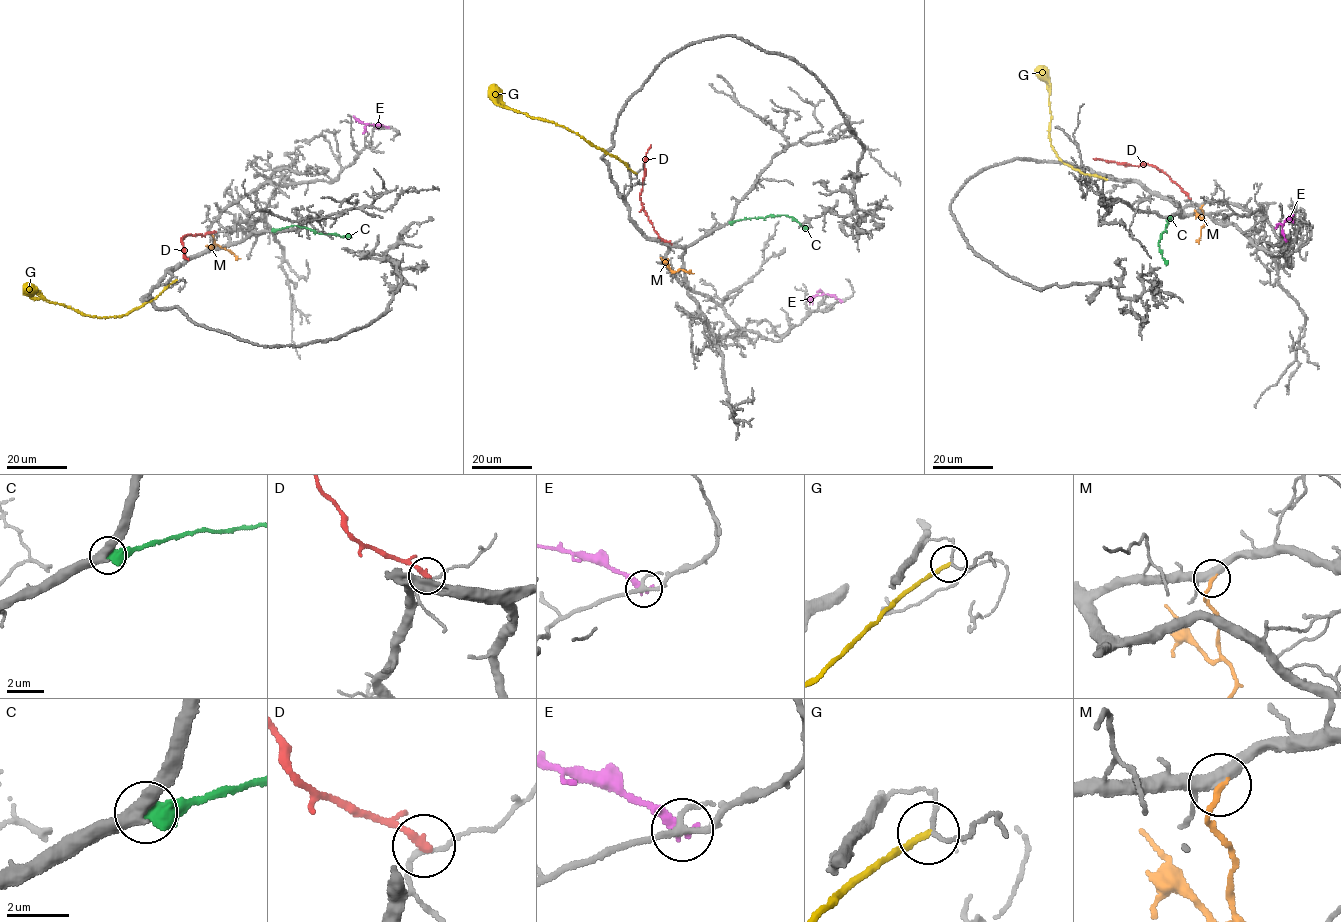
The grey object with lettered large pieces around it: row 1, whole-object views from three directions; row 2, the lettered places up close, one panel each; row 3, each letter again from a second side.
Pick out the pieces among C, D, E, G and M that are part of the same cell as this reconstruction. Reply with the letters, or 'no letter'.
no letter

